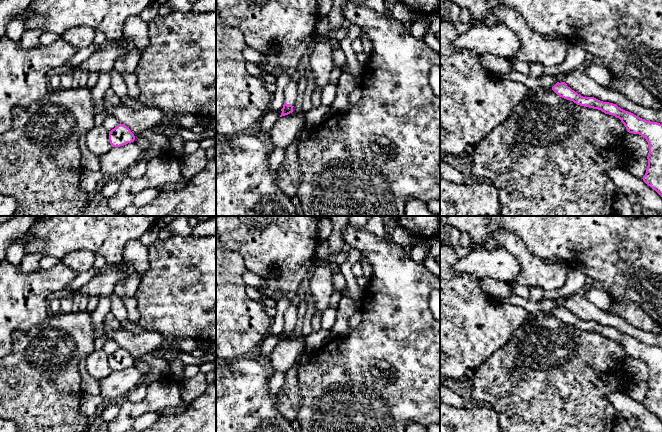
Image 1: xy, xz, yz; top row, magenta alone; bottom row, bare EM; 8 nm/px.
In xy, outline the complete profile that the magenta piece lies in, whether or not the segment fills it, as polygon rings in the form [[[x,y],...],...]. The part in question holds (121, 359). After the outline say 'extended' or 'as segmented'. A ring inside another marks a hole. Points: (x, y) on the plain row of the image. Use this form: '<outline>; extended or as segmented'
[[[124,348],[117,349],[109,356],[109,365],[112,371],[120,371],[134,366],[135,360]]]; as segmented

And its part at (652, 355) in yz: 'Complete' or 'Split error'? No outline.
Complete

